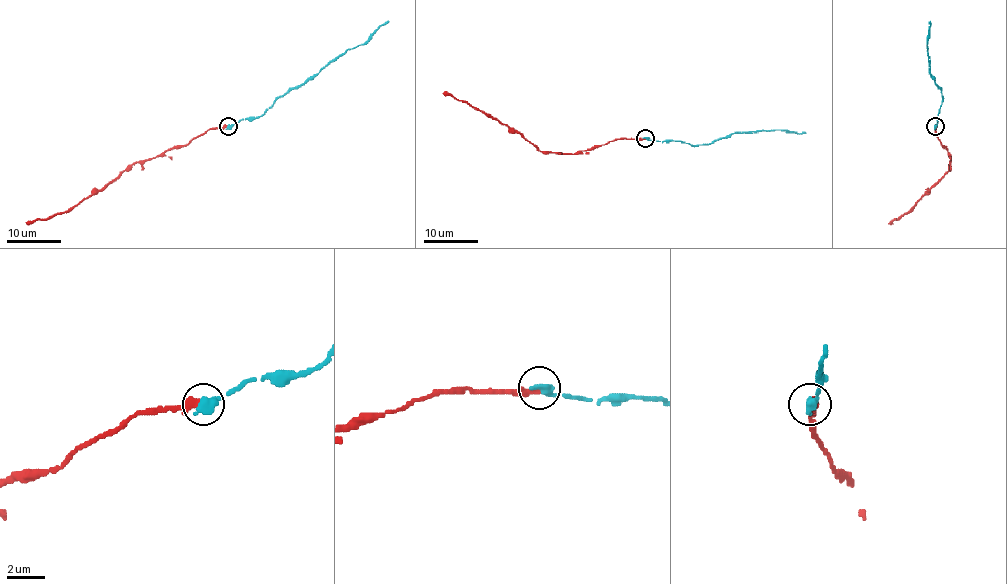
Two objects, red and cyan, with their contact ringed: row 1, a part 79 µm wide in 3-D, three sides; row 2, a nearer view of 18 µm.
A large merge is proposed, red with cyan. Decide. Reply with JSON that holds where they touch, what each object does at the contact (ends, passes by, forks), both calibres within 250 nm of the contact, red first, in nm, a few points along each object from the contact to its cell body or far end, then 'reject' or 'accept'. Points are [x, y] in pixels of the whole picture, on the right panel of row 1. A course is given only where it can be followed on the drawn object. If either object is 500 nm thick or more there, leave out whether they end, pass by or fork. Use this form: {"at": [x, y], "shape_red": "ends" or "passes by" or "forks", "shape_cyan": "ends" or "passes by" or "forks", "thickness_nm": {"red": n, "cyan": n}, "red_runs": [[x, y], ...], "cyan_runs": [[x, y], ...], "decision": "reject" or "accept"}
{"at": [935, 126], "thickness_nm": {"red": 420, "cyan": 550}, "red_runs": [[935, 127], [938, 139], [950, 155], [950, 168], [909, 210], [890, 223]], "cyan_runs": [[935, 127], [942, 94], [930, 74], [927, 50], [930, 21]], "decision": "accept"}

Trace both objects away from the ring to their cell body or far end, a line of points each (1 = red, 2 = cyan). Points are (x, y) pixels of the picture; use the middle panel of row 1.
1: (645, 138), (608, 141), (576, 153), (542, 153), (517, 131), (464, 102), (442, 93)
2: (645, 138), (703, 145), (734, 133), (765, 130), (806, 133)

